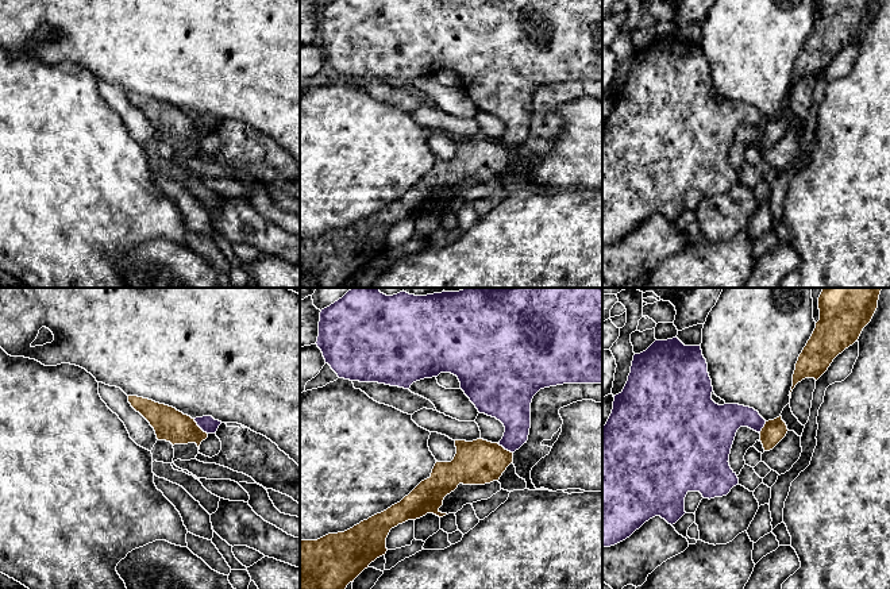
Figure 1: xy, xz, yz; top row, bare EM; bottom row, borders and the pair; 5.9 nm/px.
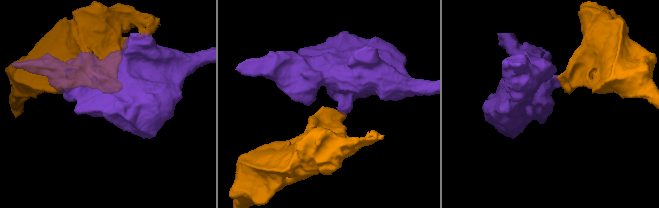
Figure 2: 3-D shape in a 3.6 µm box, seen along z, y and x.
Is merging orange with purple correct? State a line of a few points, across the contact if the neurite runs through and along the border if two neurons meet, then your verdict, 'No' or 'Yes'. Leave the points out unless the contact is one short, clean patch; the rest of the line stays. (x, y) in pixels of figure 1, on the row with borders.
Line: xy (193, 419), (207, 434). No

